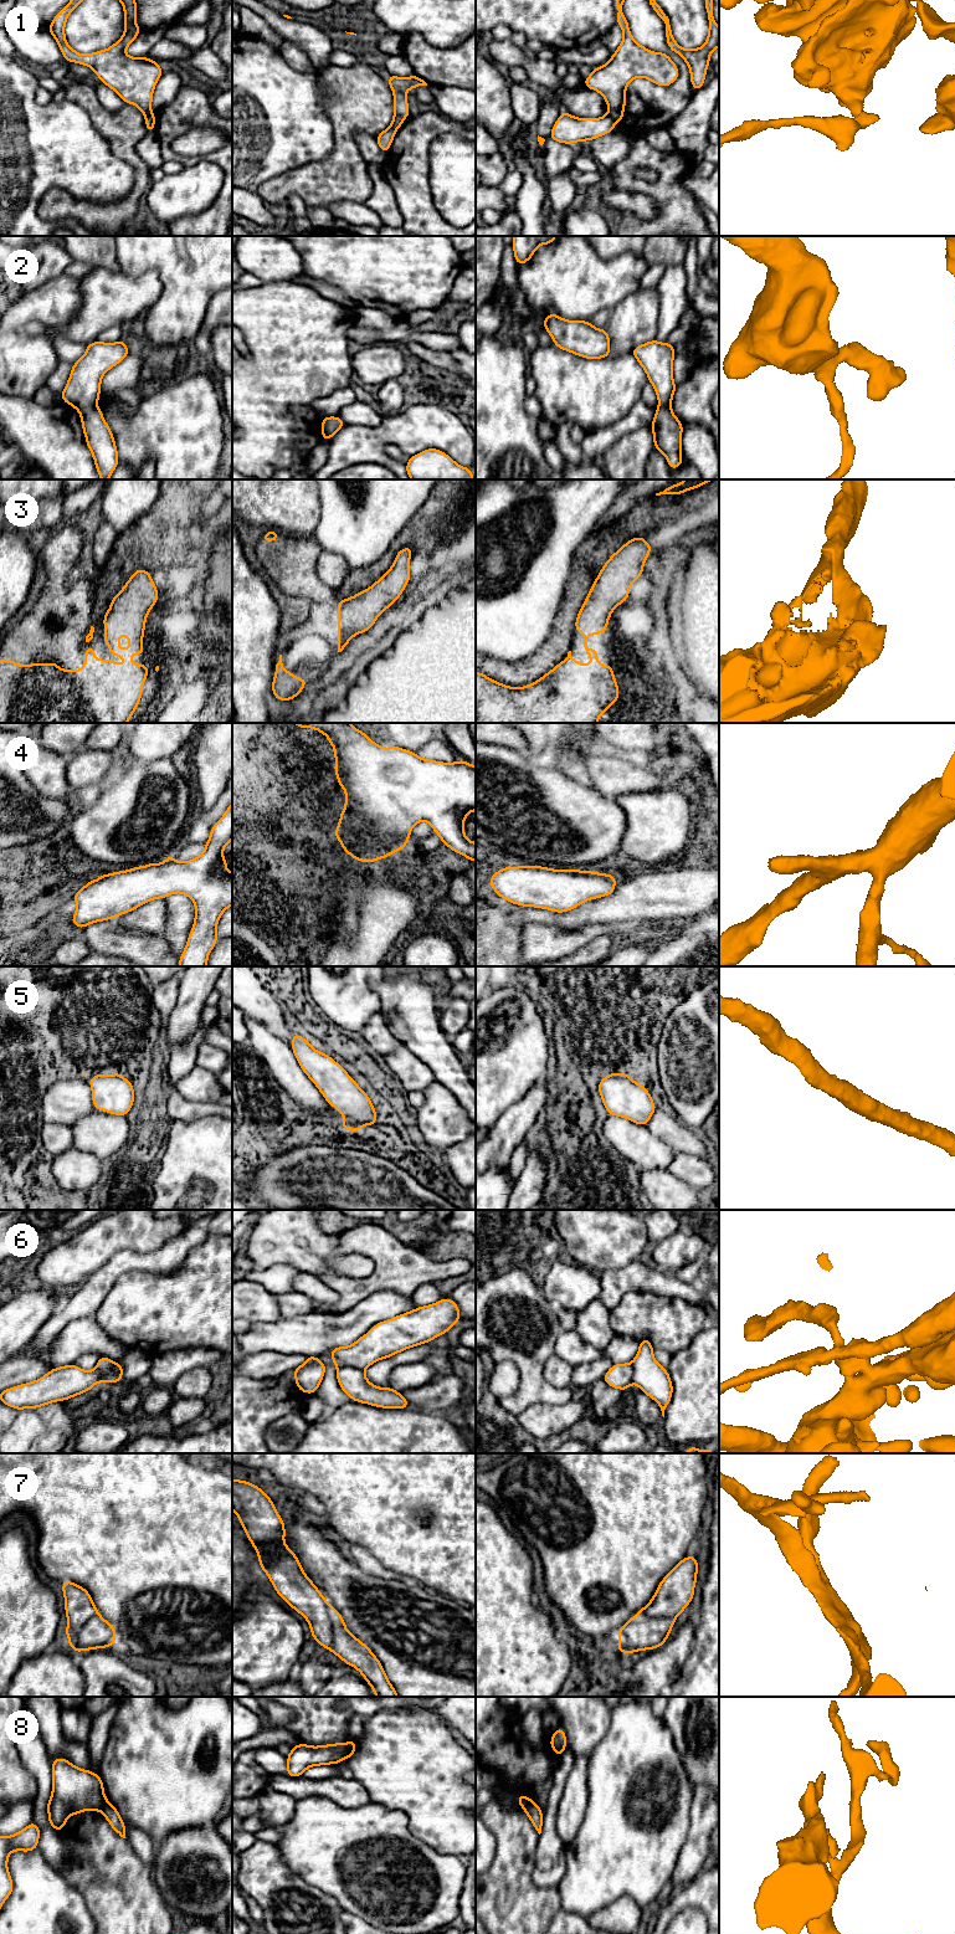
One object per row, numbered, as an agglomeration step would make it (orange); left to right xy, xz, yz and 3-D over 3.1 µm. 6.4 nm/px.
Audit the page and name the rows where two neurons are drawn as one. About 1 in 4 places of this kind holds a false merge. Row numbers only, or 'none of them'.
1, 6, 8

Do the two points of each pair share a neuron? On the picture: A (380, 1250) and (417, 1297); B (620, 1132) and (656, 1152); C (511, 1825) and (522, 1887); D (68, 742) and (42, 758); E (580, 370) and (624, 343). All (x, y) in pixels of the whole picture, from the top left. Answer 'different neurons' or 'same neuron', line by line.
A: different neurons
B: same neuron
C: same neuron
D: different neurons
E: different neurons

